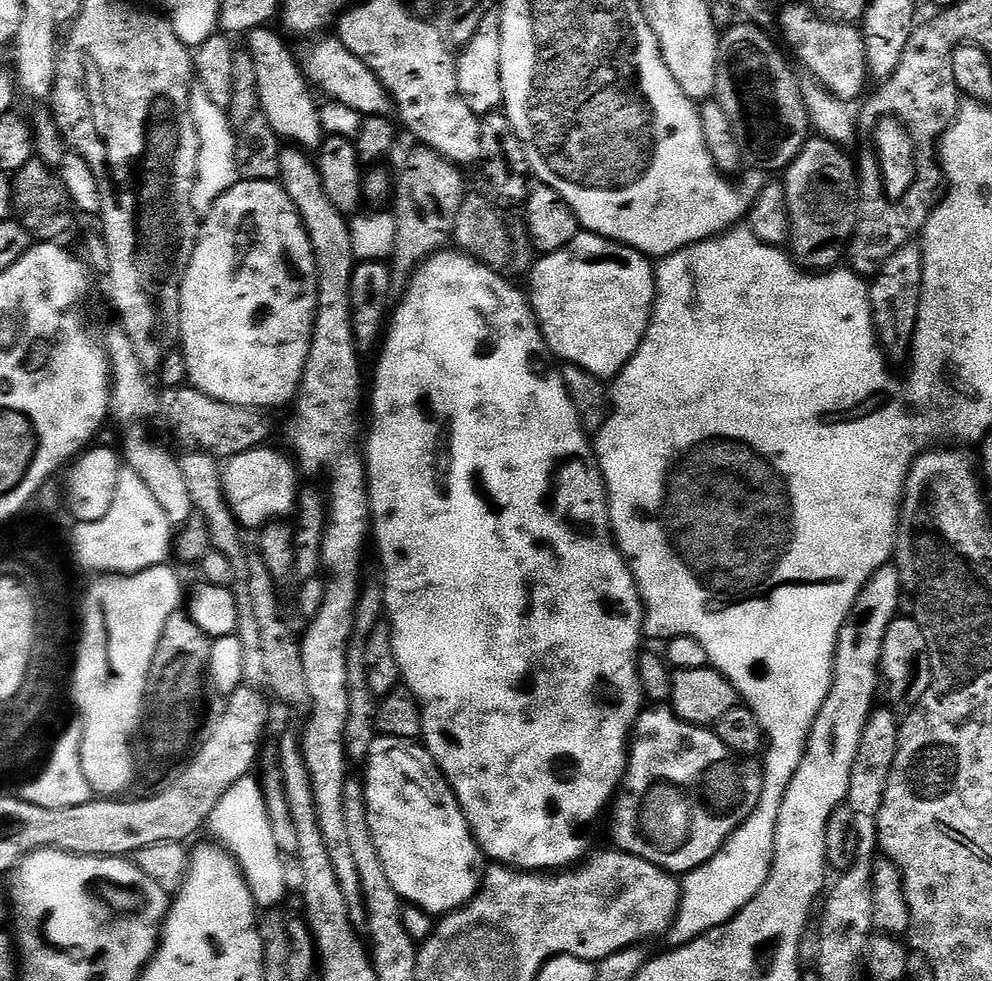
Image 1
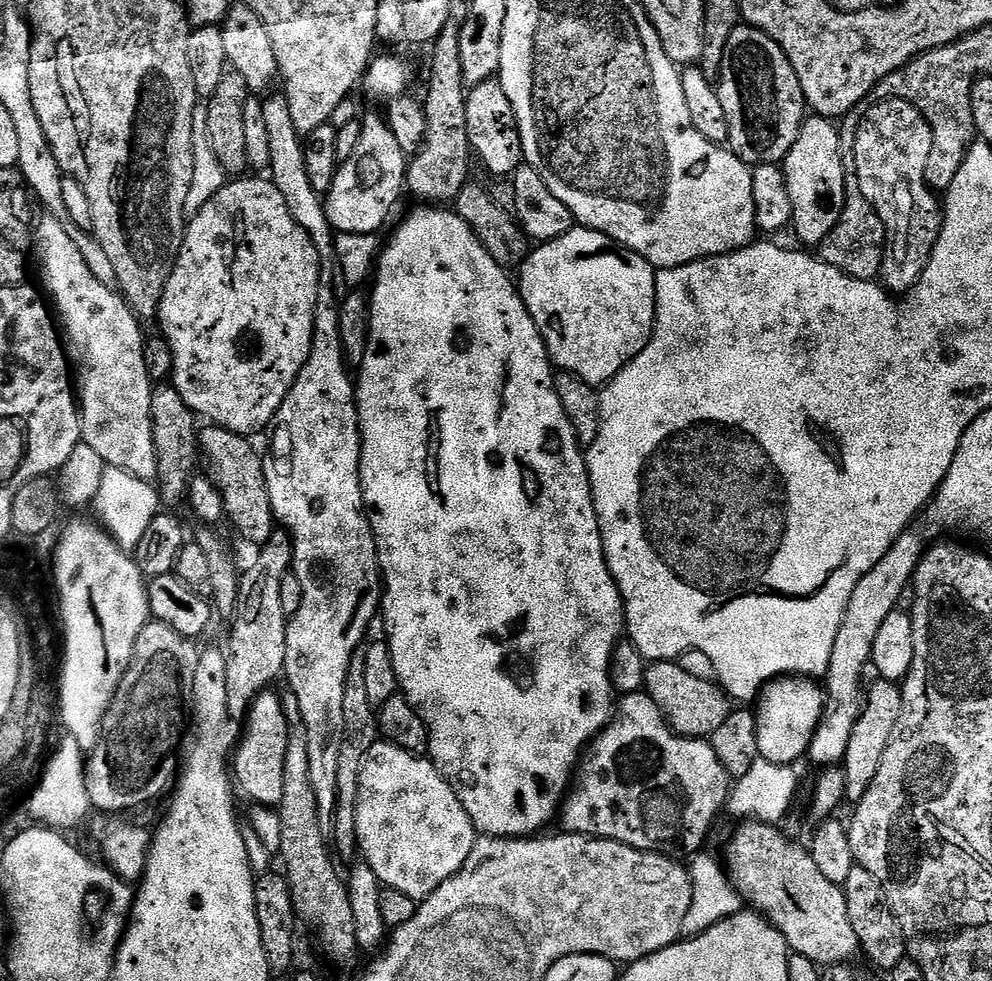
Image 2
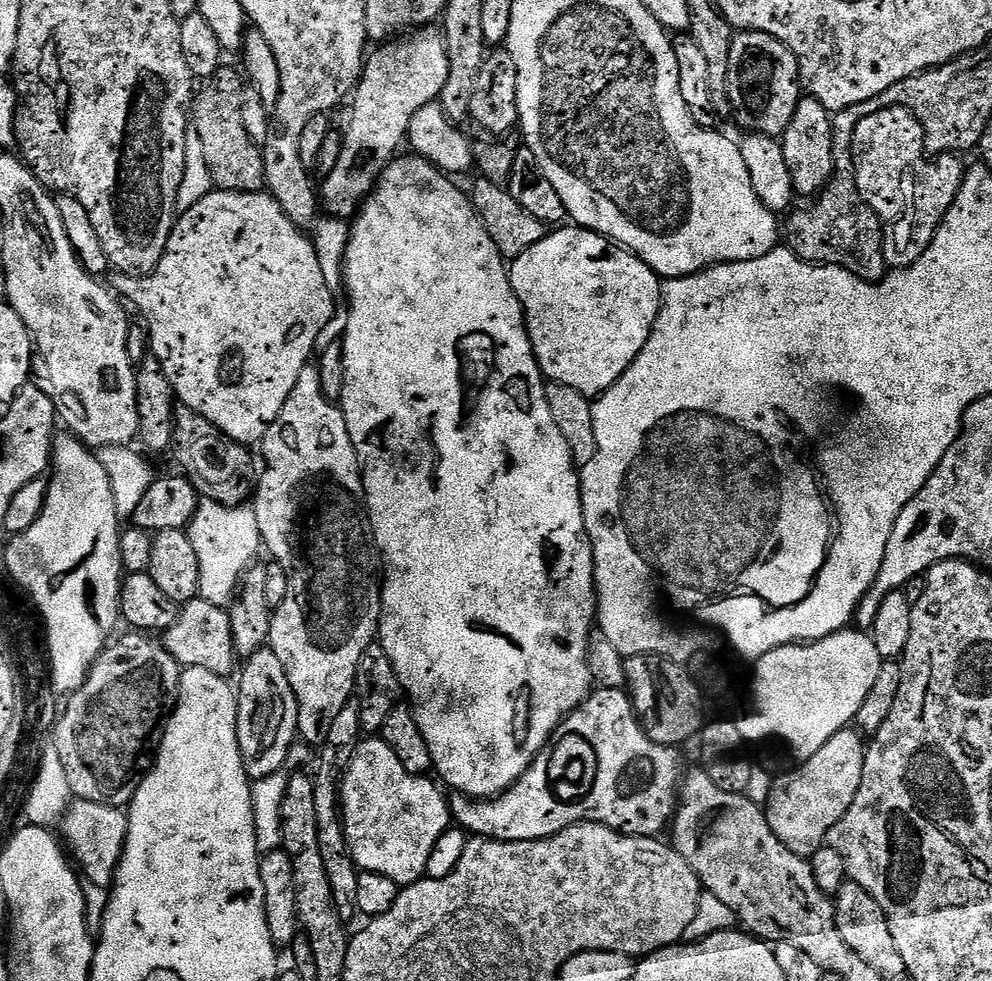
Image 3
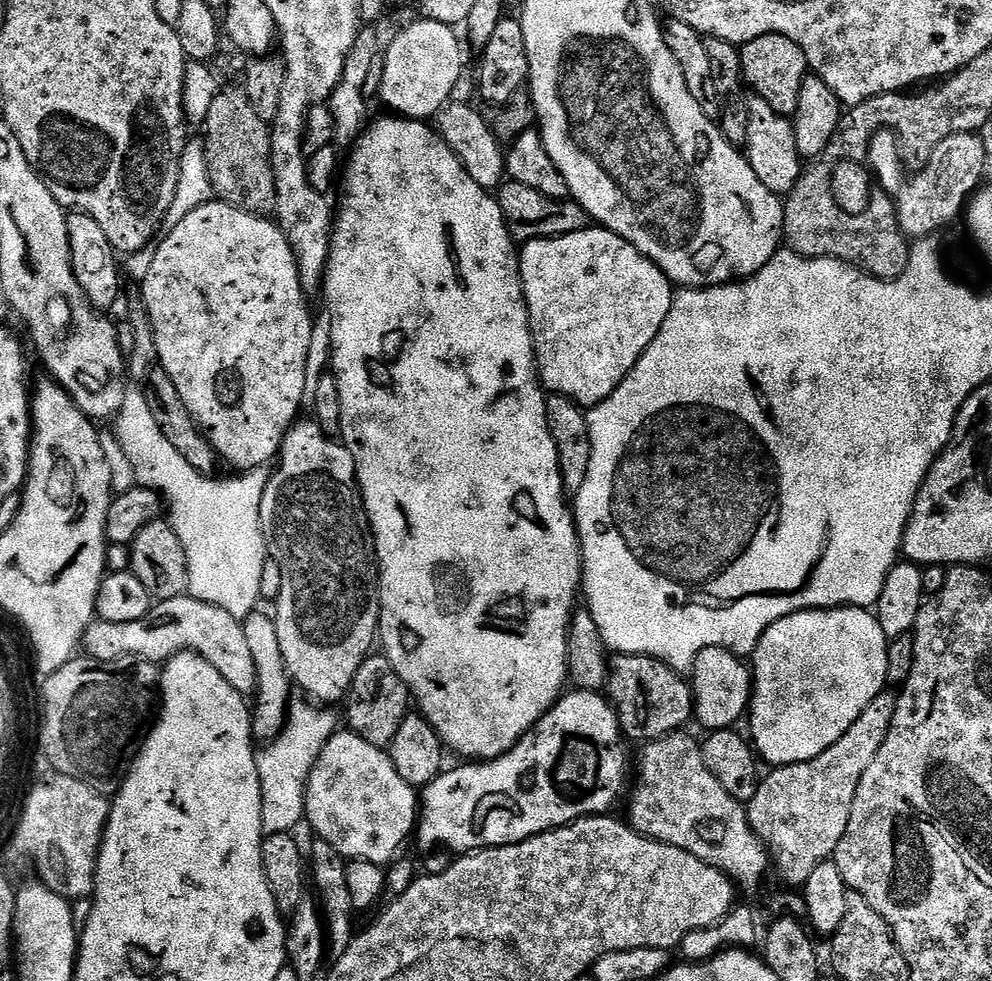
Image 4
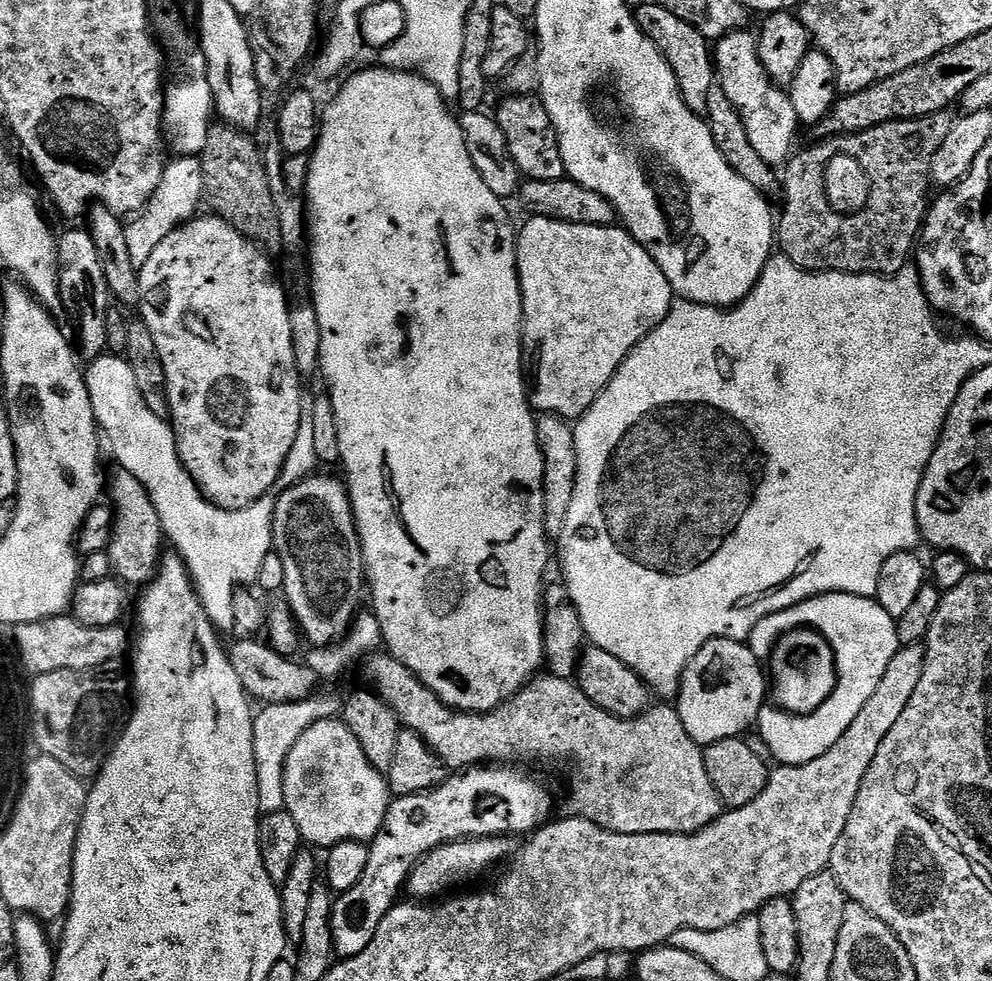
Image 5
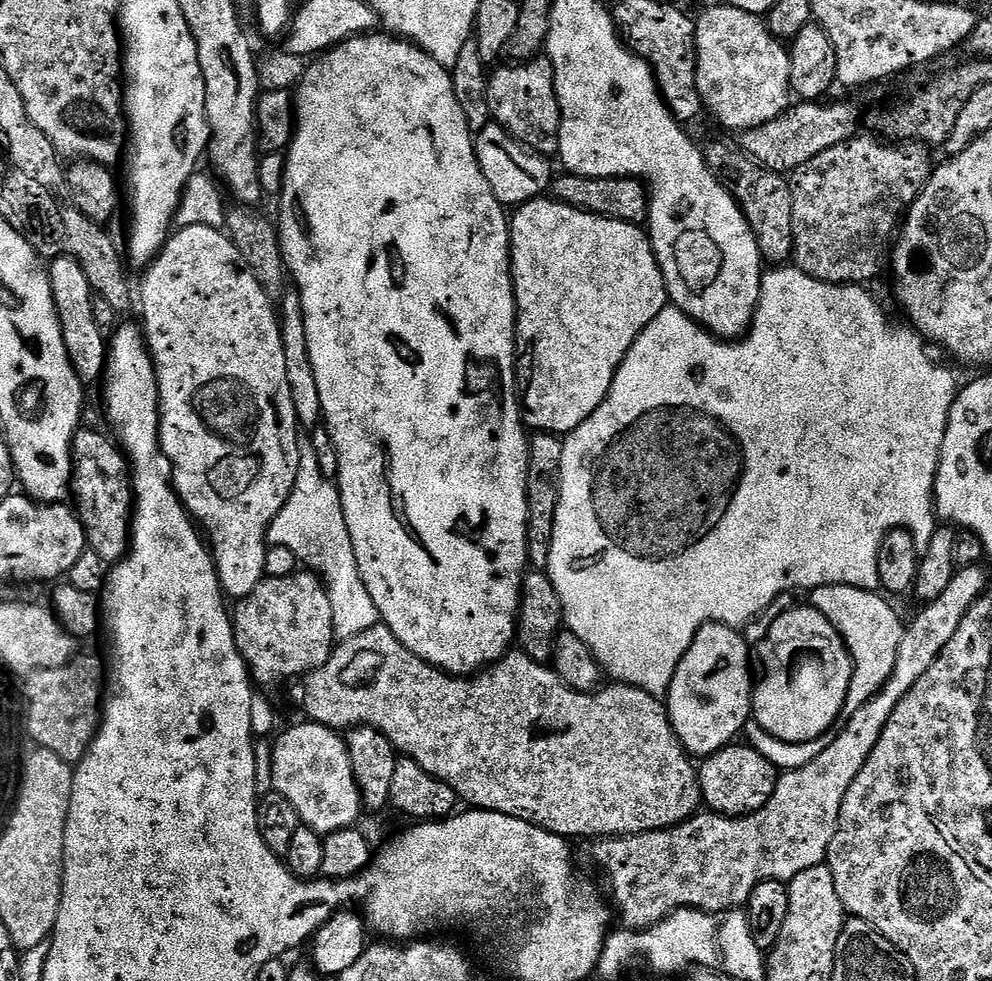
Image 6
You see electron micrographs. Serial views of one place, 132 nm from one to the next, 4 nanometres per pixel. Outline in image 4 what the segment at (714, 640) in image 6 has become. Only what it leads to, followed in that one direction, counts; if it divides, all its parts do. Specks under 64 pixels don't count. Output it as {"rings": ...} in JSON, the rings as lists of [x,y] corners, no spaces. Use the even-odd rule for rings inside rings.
{"rings":[[[702,648],[696,659],[690,665],[690,683],[692,685],[692,695],[694,697],[694,716],[704,730],[728,730],[740,719],[745,719],[750,708],[752,699],[752,673],[749,665],[741,657],[735,656],[726,648]]]}

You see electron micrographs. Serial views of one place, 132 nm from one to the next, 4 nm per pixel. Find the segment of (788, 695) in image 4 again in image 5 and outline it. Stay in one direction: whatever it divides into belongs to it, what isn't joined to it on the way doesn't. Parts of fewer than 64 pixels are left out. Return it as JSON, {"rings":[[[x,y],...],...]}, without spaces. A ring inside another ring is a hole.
{"rings":[[[830,592],[807,601],[802,611],[808,616],[820,616],[815,627],[831,644],[832,653],[836,655],[836,685],[827,702],[809,716],[793,716],[776,706],[761,711],[758,721],[760,736],[768,747],[767,755],[772,755],[780,766],[809,764],[822,758],[822,754],[826,754],[826,750],[850,730],[850,722],[854,722],[862,706],[870,702],[874,690],[878,690],[878,682],[882,682],[882,674],[886,674],[886,666],[890,666],[894,654],[902,647],[897,621],[886,614],[875,599],[867,596]]]}

